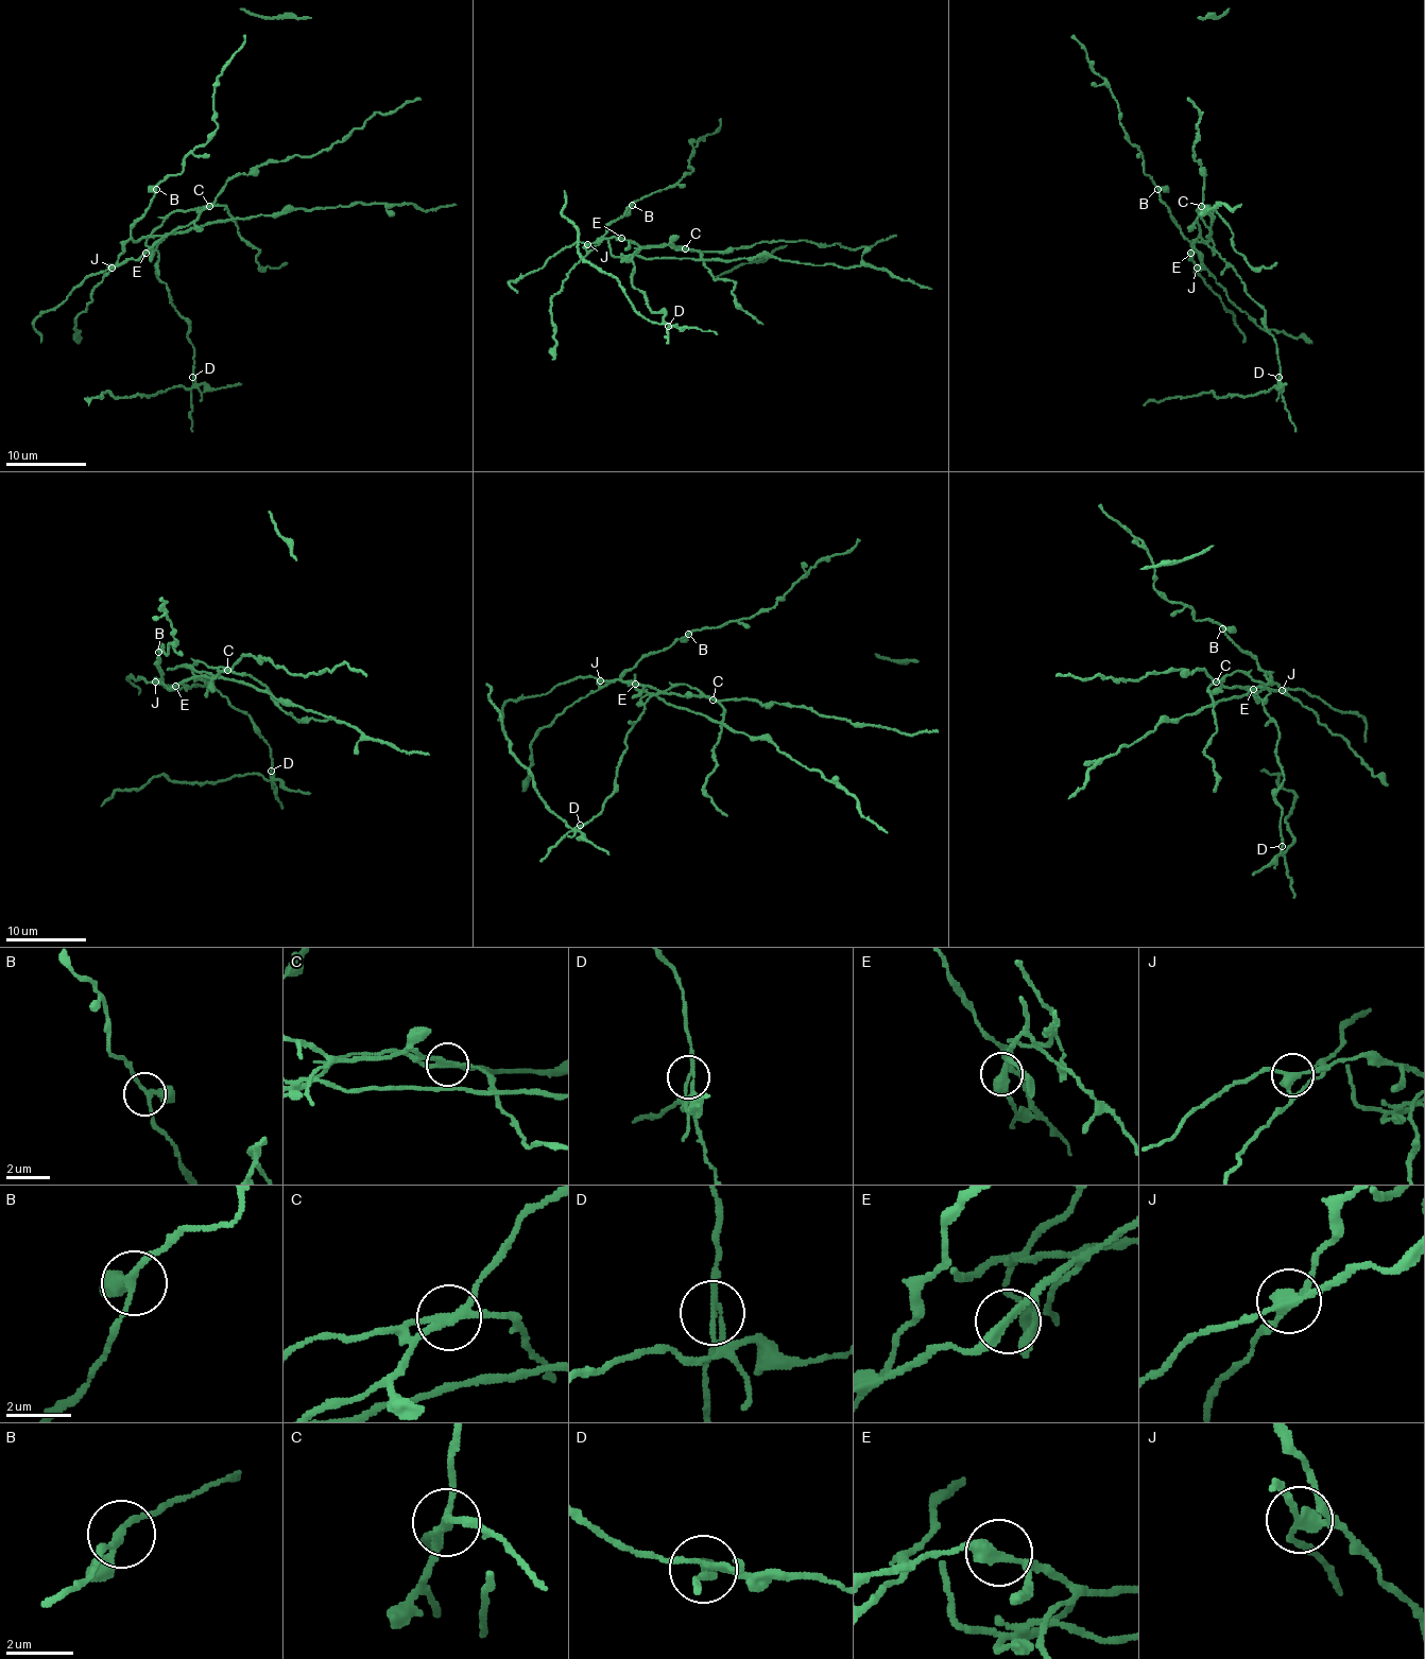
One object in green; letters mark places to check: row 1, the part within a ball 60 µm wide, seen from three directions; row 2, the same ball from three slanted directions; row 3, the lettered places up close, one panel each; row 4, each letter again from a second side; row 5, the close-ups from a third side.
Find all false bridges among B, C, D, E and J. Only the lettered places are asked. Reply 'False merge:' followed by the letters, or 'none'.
False merge: C, D, J

